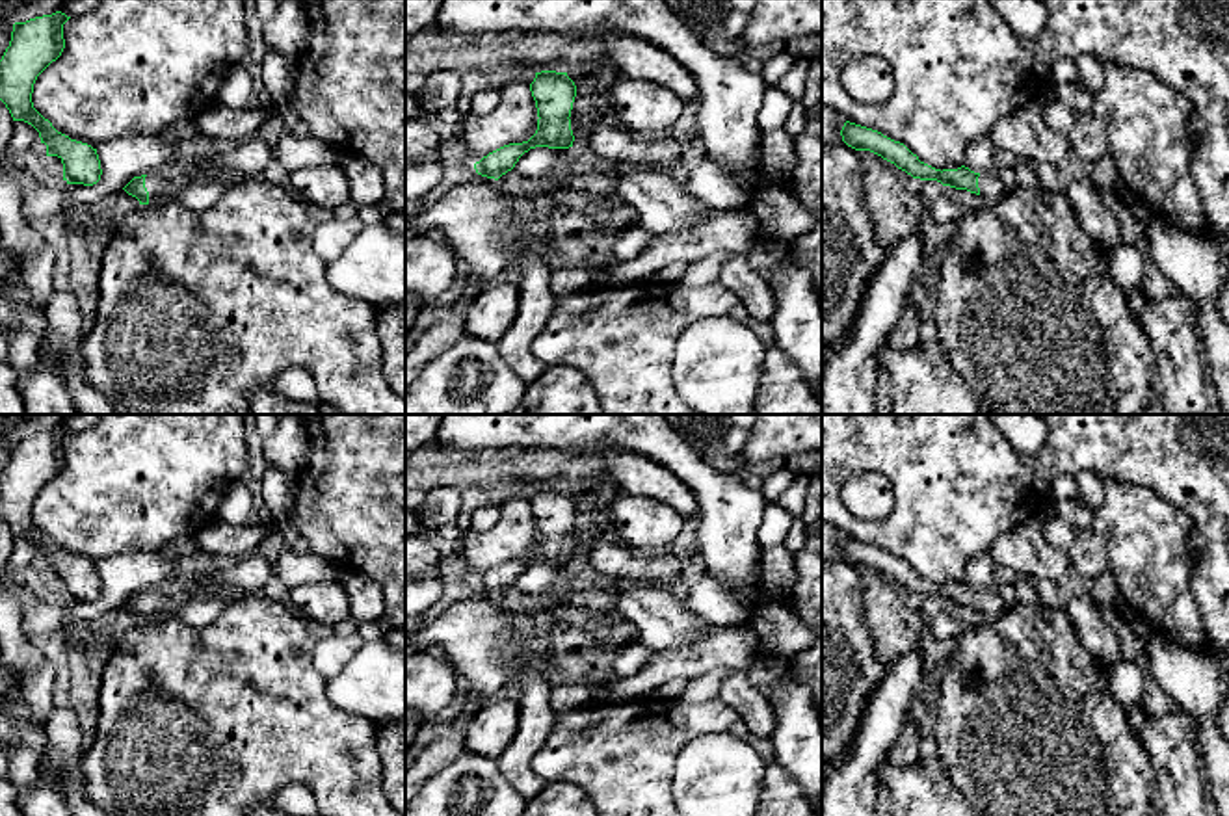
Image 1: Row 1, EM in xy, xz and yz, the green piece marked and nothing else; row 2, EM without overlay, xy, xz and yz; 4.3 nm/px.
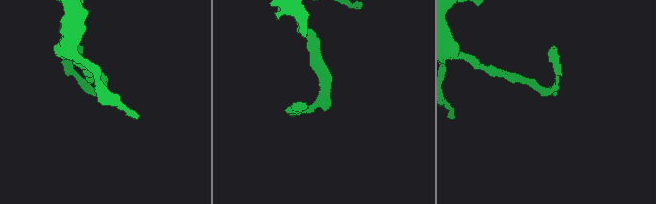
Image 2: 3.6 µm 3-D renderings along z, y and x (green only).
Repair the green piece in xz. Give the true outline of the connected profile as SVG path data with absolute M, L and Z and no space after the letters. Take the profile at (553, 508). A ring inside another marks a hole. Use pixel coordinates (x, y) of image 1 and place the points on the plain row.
M541 487L530 500L537 524L537 546L522 559L504 561L474 580L478 591L498 597L511 587L519 574L535 563L569 565L575 552L571 546L571 526L576 502L567 489Z

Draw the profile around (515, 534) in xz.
M504 494L500 519L491 530L463 530L461 559L476 580L504 561L528 558L537 546L537 535L530 502Z

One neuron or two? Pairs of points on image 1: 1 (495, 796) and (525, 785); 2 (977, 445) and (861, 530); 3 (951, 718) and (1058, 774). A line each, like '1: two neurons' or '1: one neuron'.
1: two neurons
2: one neuron
3: one neuron

